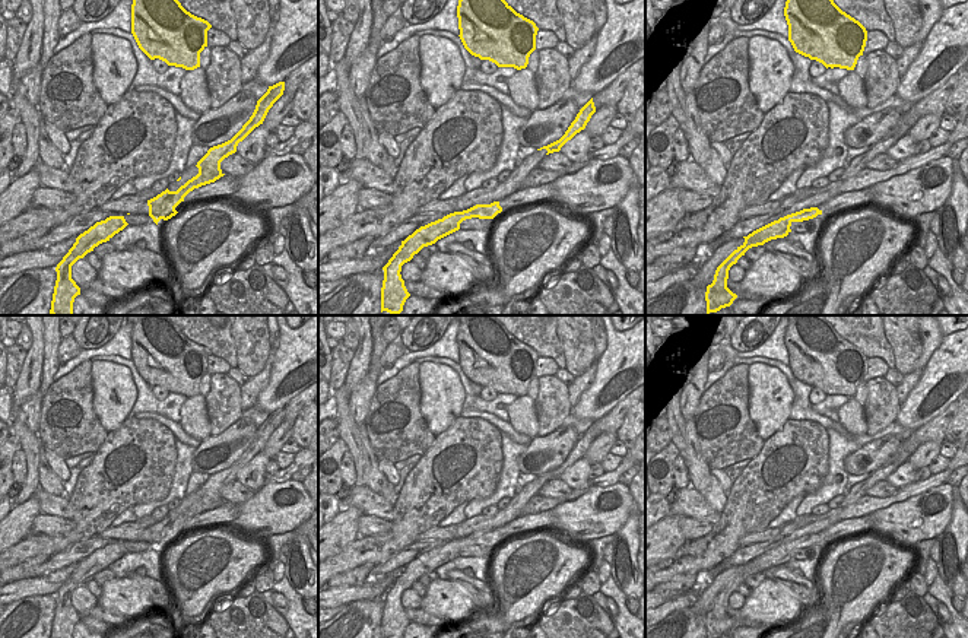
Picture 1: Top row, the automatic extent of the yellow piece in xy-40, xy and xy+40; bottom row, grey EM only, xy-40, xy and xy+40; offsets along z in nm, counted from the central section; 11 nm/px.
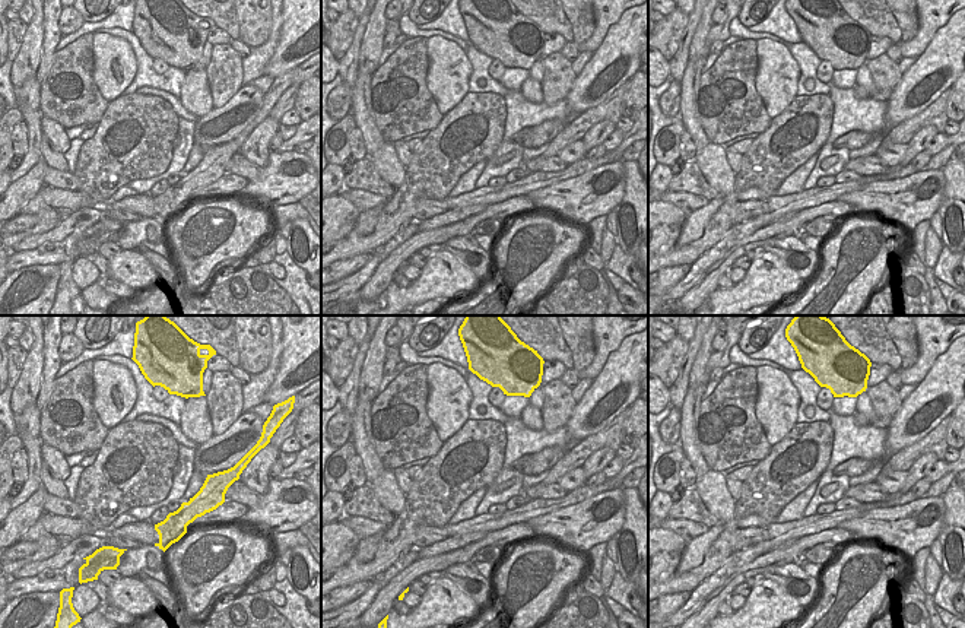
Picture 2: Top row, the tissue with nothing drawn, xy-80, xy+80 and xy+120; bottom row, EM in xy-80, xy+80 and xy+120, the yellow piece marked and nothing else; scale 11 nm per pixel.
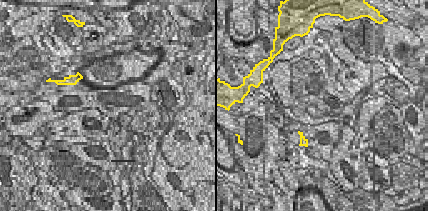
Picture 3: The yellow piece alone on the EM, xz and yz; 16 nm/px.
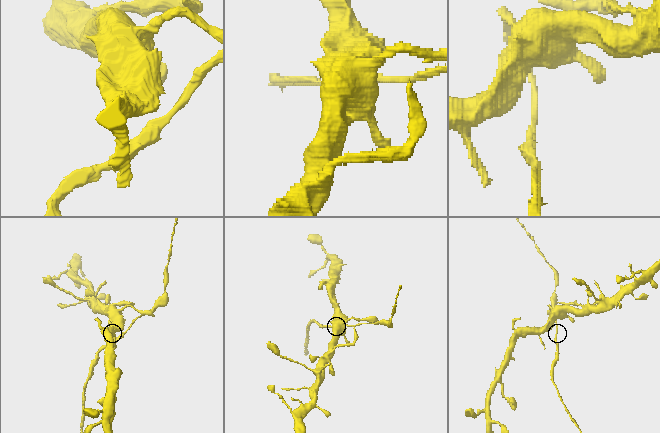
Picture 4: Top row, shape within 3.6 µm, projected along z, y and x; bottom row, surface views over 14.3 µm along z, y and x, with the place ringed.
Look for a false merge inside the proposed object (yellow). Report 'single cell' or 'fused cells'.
single cell

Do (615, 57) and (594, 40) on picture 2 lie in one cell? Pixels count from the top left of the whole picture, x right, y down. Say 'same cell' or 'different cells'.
different cells

